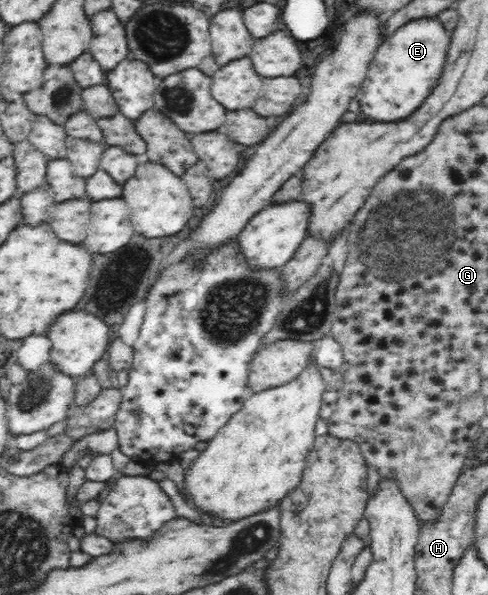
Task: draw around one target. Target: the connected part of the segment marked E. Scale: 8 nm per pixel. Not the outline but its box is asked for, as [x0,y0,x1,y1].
[355,17,450,121]

